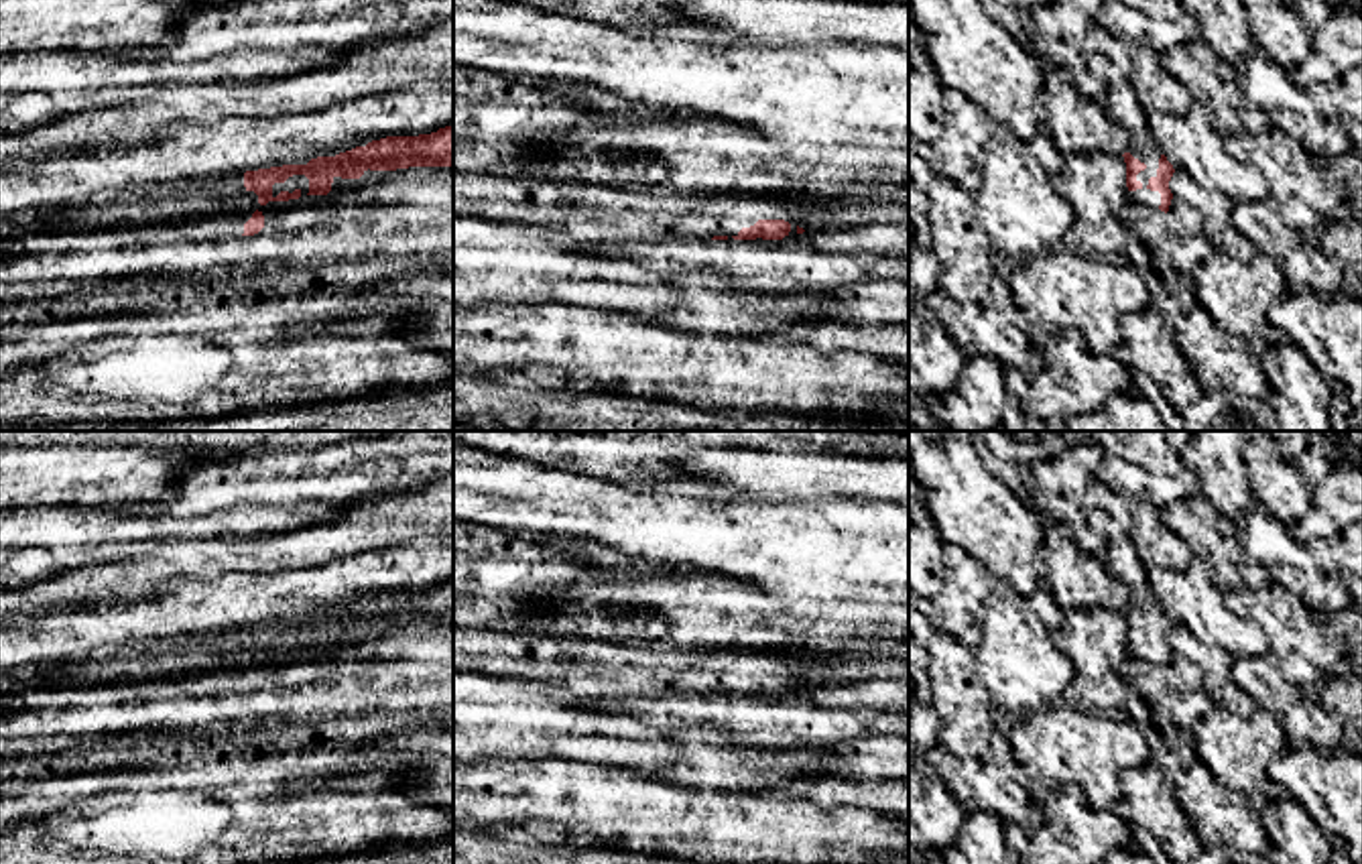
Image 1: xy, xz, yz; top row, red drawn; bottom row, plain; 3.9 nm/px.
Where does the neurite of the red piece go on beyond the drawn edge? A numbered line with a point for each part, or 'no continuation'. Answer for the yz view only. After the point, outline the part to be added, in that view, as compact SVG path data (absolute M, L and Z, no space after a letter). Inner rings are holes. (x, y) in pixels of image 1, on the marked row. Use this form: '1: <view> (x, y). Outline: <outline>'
1: yz (1123, 106). Outline: M1112 75L1106 91L1106 114L1116 124L1124 126L1130 134L1126 152L1130 152L1134 159L1147 165L1147 169L1136 175L1136 181L1140 181L1142 187L1136 191L1128 191L1128 199L1159 209L1161 193L1151 191L1147 185L1151 177L1157 177L1159 159L1163 152L1157 146L1153 132L1149 128L1149 112L1142 108L1136 91L1124 77Z

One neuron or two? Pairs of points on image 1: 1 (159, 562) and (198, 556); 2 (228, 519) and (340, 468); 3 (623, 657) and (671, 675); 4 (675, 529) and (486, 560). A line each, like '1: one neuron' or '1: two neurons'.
1: one neuron
2: two neurons
3: one neuron
4: two neurons

